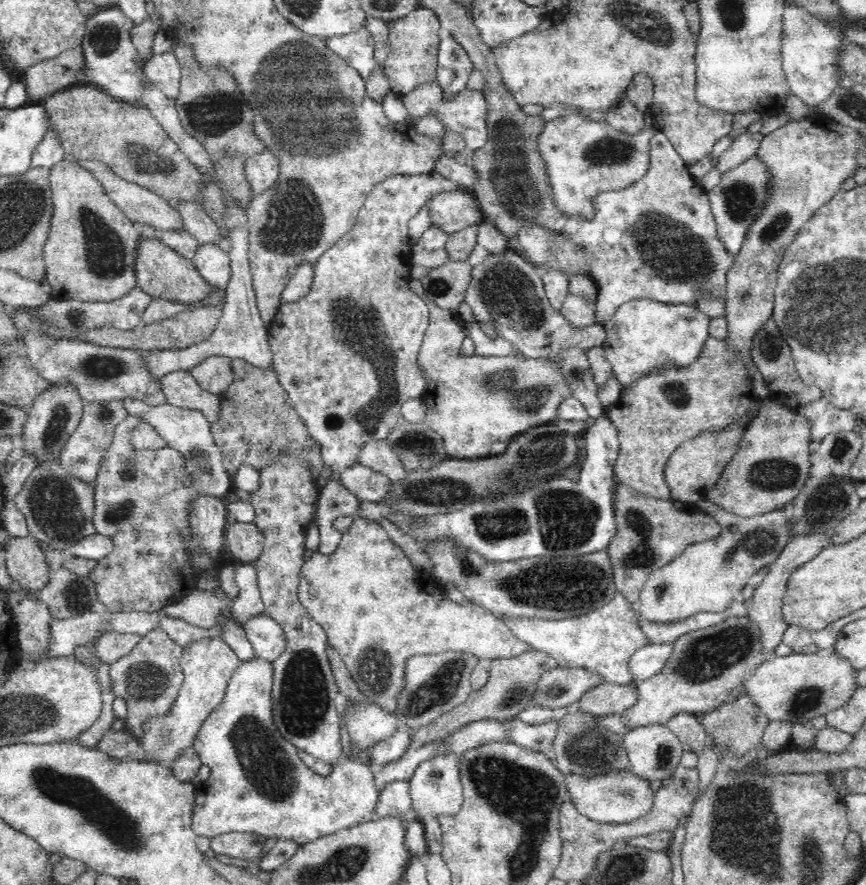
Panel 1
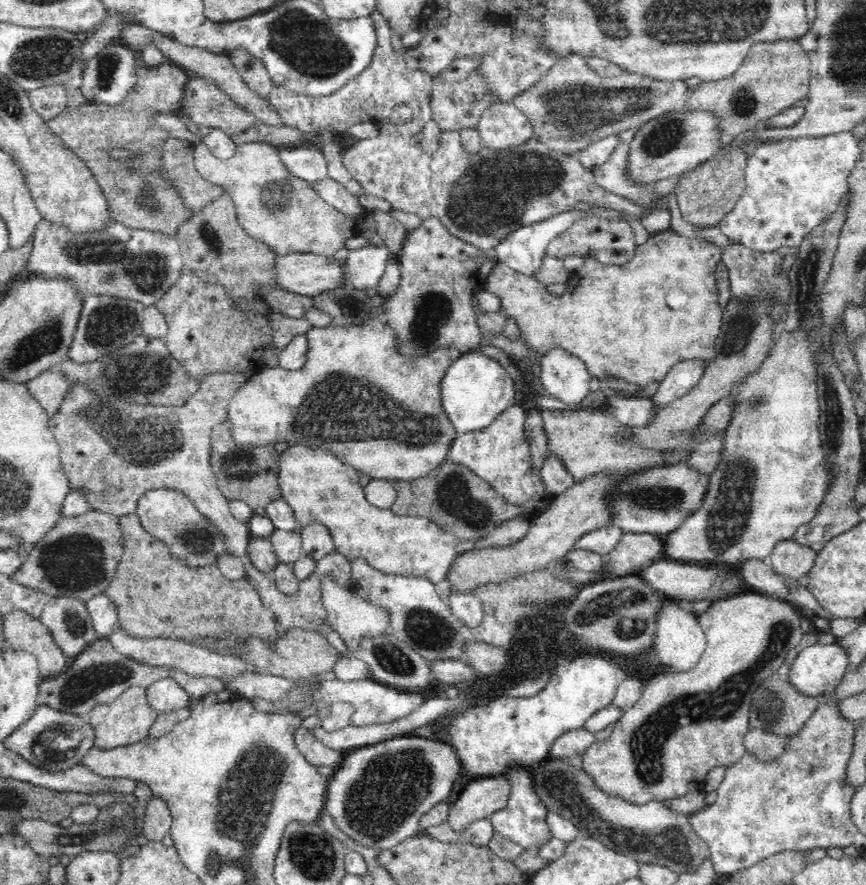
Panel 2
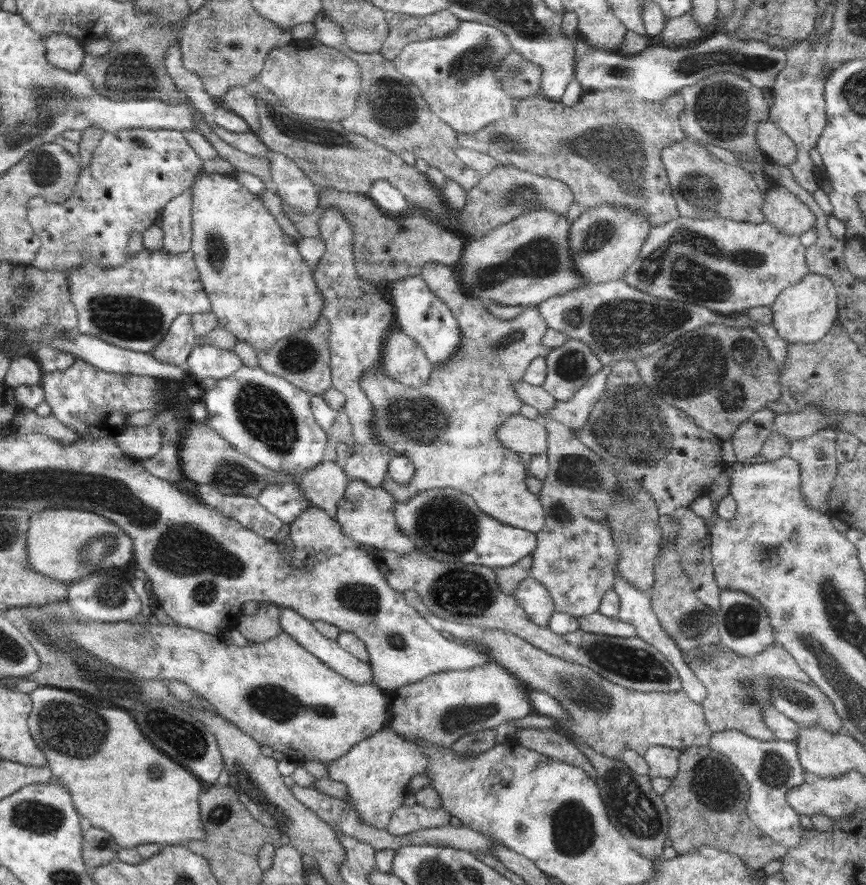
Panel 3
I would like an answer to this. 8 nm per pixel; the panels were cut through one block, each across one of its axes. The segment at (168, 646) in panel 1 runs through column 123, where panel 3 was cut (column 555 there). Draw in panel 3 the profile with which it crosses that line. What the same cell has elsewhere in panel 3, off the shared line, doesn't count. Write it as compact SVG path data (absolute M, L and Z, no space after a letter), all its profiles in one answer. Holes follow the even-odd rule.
M403 592L406 604L409 604L430 626L440 632L449 632L457 641L476 643L484 647L490 660L508 669L510 674L524 681L529 689L552 696L571 715L568 721L559 721L563 735L574 733L580 736L589 748L606 756L618 759L624 748L632 748L643 756L651 747L662 746L678 752L689 747L709 747L710 731L706 723L701 704L693 702L682 690L676 693L644 693L608 683L602 676L578 664L556 658L540 648L528 644L526 640L510 635L510 632L498 628L478 628L471 624L462 624L444 620L436 616L422 602L418 592Z

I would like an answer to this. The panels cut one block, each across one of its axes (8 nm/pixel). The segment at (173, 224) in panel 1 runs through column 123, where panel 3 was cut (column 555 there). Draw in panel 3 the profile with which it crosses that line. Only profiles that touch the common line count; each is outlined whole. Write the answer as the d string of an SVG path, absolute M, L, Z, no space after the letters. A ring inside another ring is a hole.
M498 161L498 167L482 175L479 184L467 190L466 203L458 218L463 228L462 236L469 241L483 237L502 224L510 223L510 220L528 210L546 208L559 216L567 215L573 202L572 191L566 183Z

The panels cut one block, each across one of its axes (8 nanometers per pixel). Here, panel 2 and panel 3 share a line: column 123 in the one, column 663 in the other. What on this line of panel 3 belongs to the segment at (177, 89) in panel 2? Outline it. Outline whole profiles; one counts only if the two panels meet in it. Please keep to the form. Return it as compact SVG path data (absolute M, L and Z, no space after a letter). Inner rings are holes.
M610 88L586 92L574 106L566 106L559 100L553 101L538 93L529 99L517 100L512 117L494 121L475 133L457 132L458 147L484 152L502 164L566 183L574 201L582 205L583 210L613 204L619 208L632 209L633 212L644 212L649 216L651 226L656 227L680 216L661 154L663 148L688 137L680 126L679 116L683 108L684 99L680 92L662 102L654 102L640 100L622 90Z

